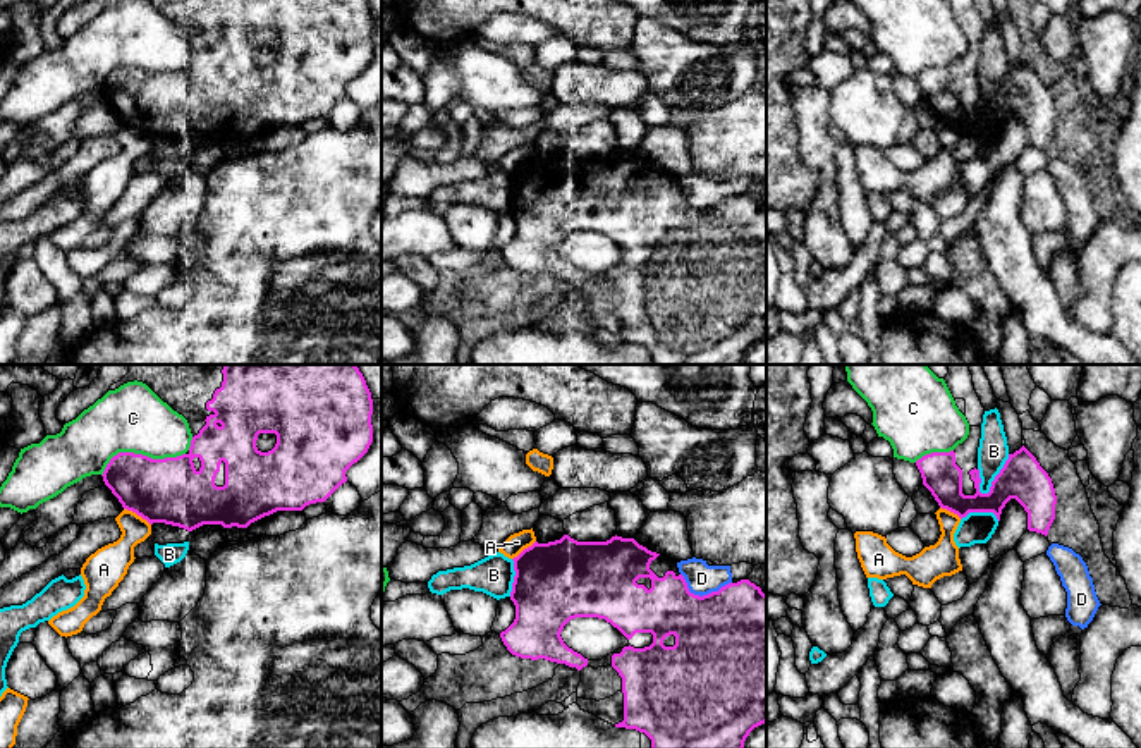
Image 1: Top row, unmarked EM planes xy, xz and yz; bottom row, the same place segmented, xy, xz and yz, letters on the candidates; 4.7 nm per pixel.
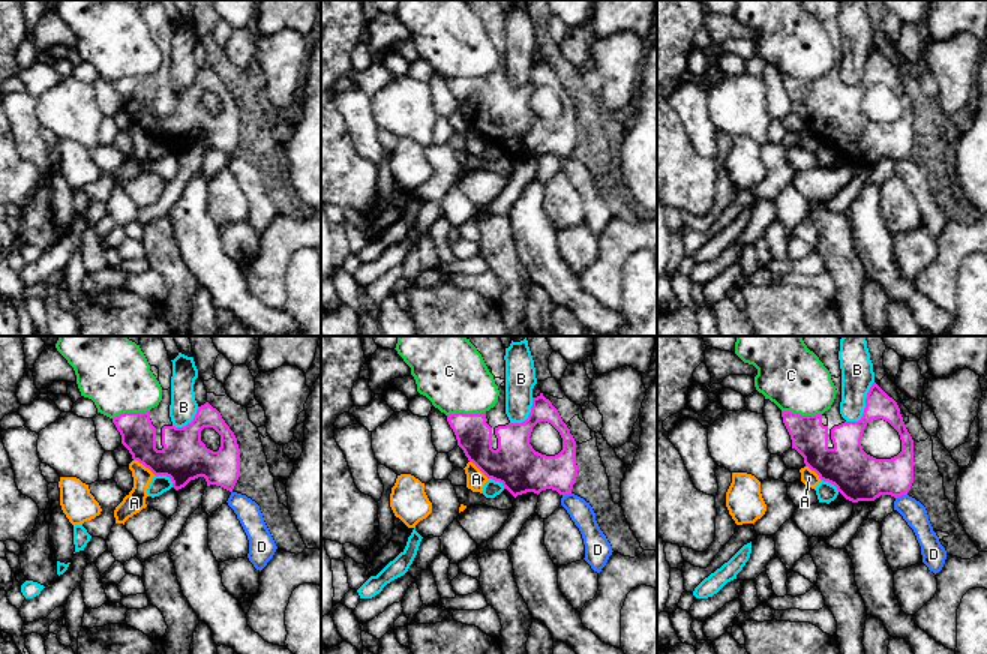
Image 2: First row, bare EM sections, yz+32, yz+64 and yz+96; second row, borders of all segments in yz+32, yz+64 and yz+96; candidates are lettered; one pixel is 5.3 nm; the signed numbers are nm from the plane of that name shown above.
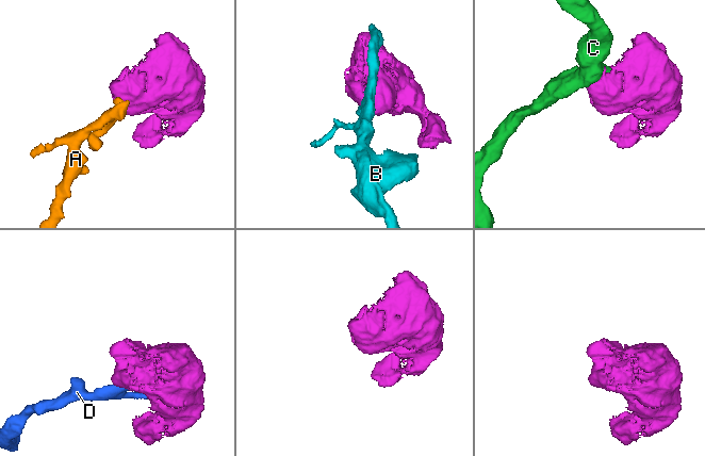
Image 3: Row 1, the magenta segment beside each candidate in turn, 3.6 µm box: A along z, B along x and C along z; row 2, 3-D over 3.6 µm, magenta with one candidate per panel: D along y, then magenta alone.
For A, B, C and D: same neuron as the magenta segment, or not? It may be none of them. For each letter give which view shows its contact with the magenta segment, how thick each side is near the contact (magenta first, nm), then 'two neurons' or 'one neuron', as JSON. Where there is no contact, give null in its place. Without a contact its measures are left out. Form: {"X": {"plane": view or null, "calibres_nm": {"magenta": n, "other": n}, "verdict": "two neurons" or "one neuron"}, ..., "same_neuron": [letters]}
{"A": {"plane": "xy", "calibres_nm": {"magenta": 300, "other": 160}, "verdict": "two neurons"}, "B": {"plane": "yz", "calibres_nm": {"magenta": 200, "other": 140}, "verdict": "two neurons"}, "C": {"plane": "xy", "calibres_nm": {"magenta": 300, "other": 320}, "verdict": "two neurons"}, "D": {"plane": "xz", "calibres_nm": {"magenta": 500, "other": 140}, "verdict": "two neurons"}, "same_neuron": []}

